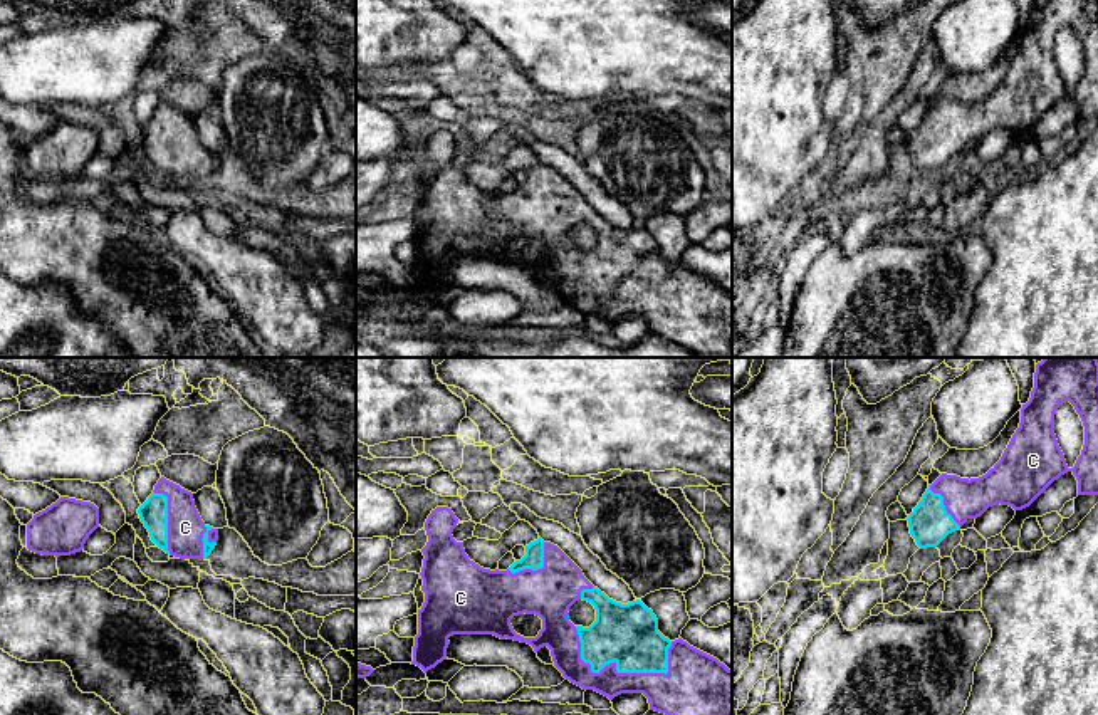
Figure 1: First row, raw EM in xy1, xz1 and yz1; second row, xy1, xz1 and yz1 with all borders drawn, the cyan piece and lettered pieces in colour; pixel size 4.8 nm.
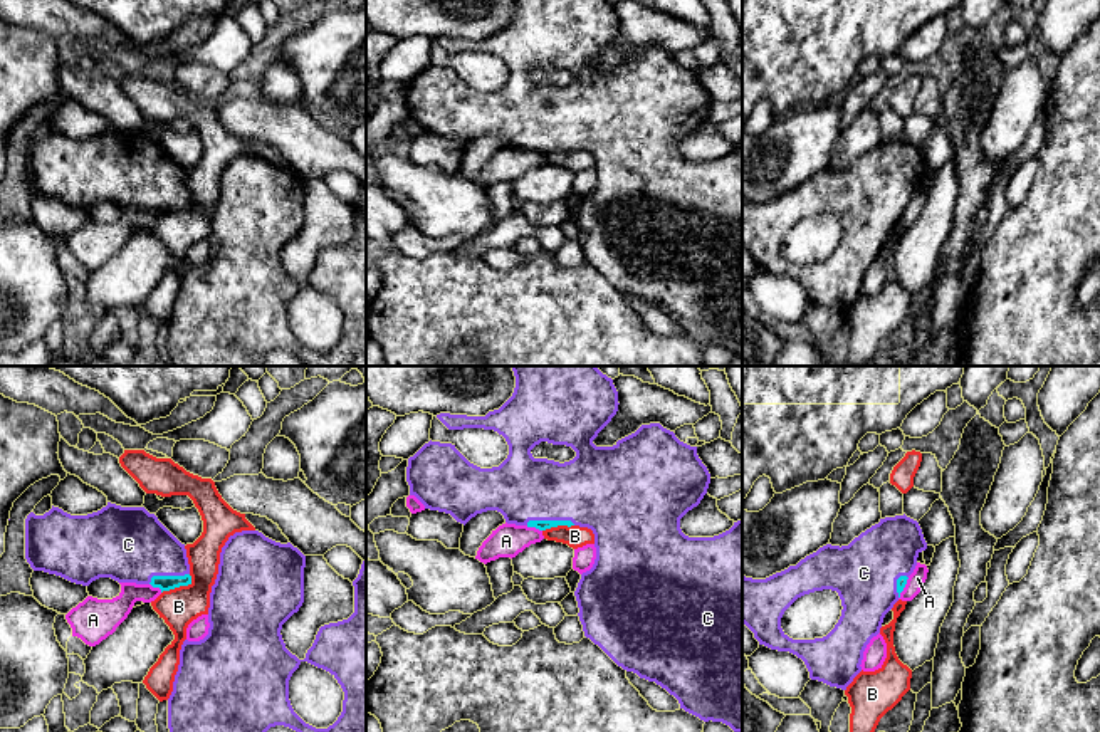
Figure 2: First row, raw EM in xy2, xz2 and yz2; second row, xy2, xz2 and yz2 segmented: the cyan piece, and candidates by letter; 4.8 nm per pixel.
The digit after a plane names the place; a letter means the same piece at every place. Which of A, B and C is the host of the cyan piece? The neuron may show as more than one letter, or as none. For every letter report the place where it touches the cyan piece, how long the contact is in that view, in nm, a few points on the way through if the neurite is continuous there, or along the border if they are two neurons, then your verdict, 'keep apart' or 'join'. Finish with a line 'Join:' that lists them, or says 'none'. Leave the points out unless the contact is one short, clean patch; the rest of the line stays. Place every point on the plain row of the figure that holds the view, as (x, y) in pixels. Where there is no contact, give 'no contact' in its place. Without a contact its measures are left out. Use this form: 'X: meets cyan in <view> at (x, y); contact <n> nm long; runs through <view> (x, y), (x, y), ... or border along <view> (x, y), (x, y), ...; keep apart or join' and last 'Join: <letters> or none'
A: meets cyan in xz2 at (534, 150); contact 80 nm long; border along xz2 (526, 150), (534, 150), (541, 155); keep apart
B: meets cyan in xy2 at (178, 210); contact 170 nm long; border along xy2 (192, 200), (187, 209), (162, 217); keep apart
C: meets cyan in xz1 at (610, 286); contact 500 nm long; join
Join: C

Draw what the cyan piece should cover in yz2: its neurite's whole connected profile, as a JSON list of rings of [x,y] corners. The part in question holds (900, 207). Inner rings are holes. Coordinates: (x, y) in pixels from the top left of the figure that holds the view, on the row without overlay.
[[[904,139],[880,143],[848,170],[826,168],[801,183],[796,190],[766,203],[742,200],[742,247],[754,257],[759,269],[771,274],[789,275],[801,282],[811,304],[846,314],[862,295],[863,275],[870,264],[880,257],[885,238],[898,225],[917,181],[927,173],[917,144]],[[831,213],[841,223],[841,240],[823,262],[793,264],[781,252],[784,235],[801,220]]]

